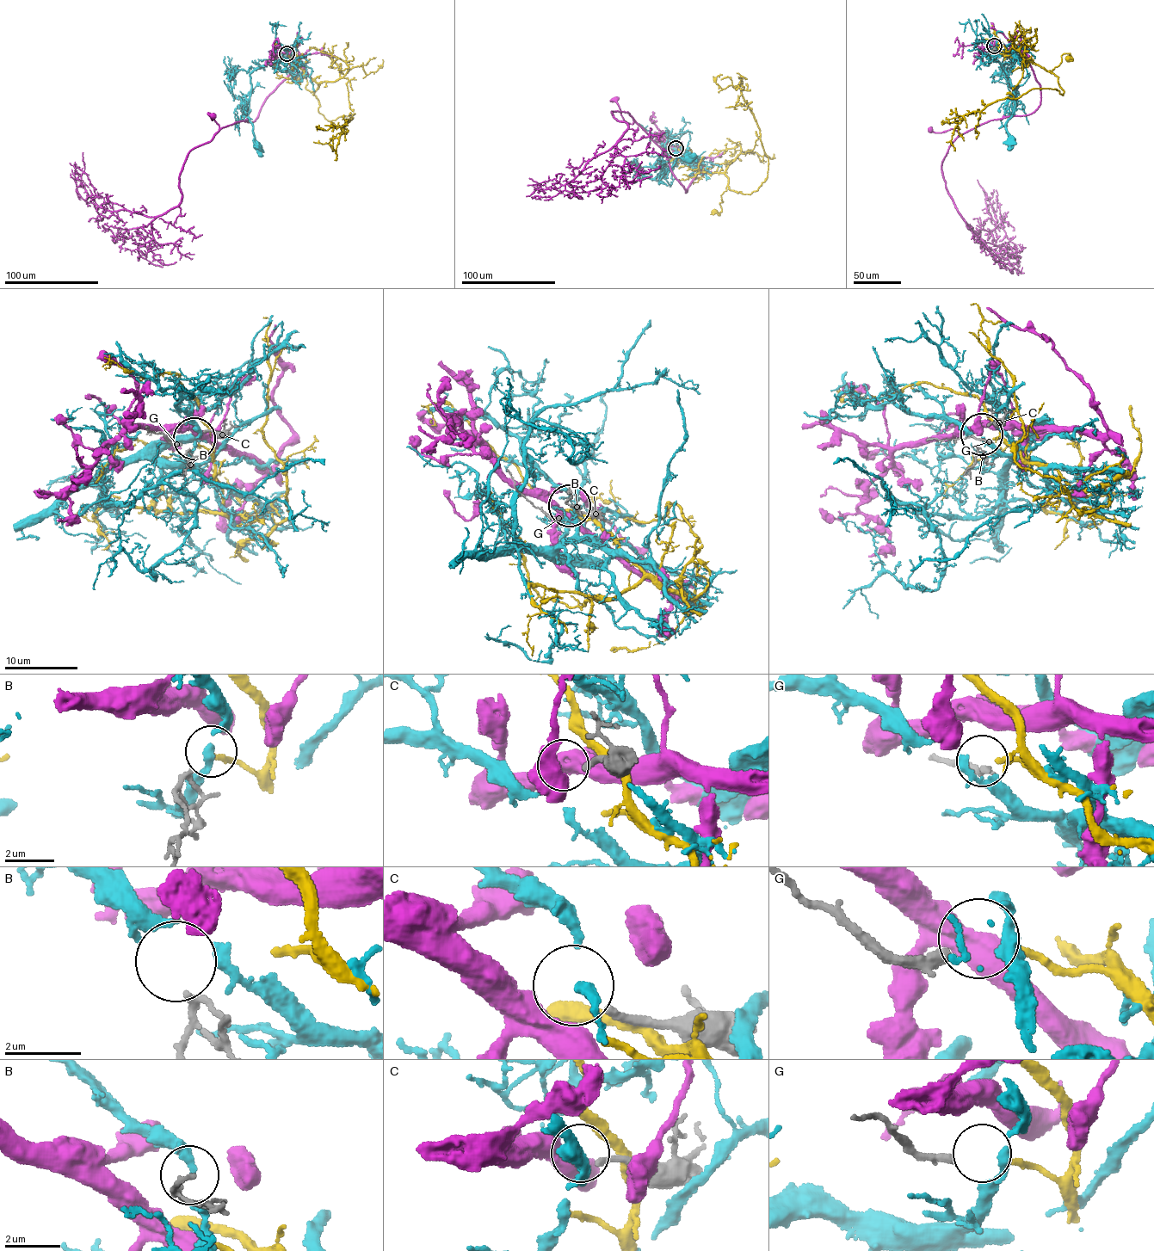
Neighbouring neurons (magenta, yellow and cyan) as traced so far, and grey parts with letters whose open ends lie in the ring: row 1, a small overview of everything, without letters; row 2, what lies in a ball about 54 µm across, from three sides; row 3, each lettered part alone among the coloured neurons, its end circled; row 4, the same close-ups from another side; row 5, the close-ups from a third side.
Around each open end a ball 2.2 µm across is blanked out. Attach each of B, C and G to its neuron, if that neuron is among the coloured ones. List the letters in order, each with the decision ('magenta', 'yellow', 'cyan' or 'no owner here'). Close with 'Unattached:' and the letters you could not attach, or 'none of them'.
B: cyan
C: no owner here
G: yellow
Unattached: C

